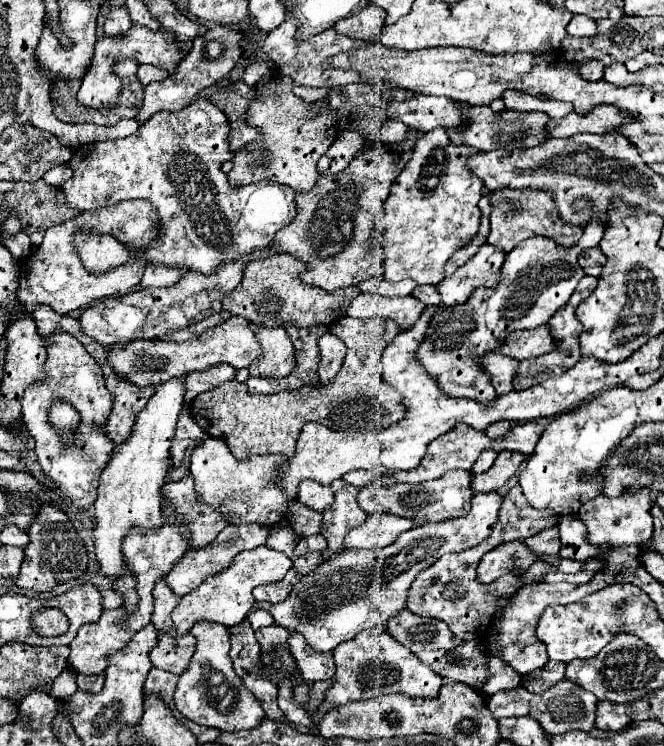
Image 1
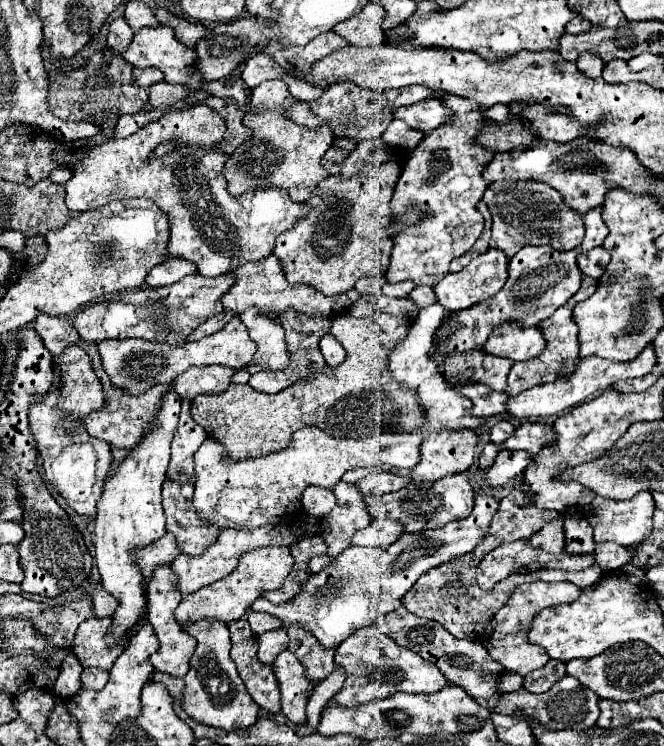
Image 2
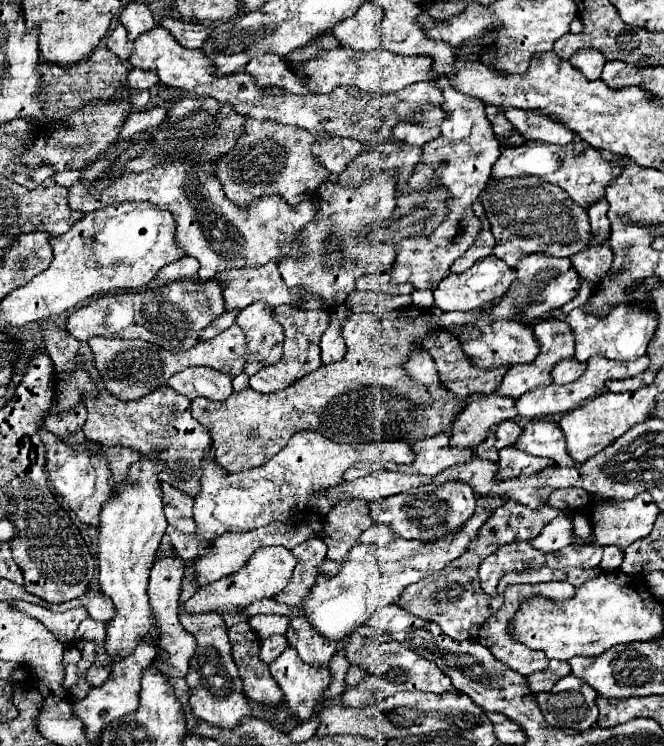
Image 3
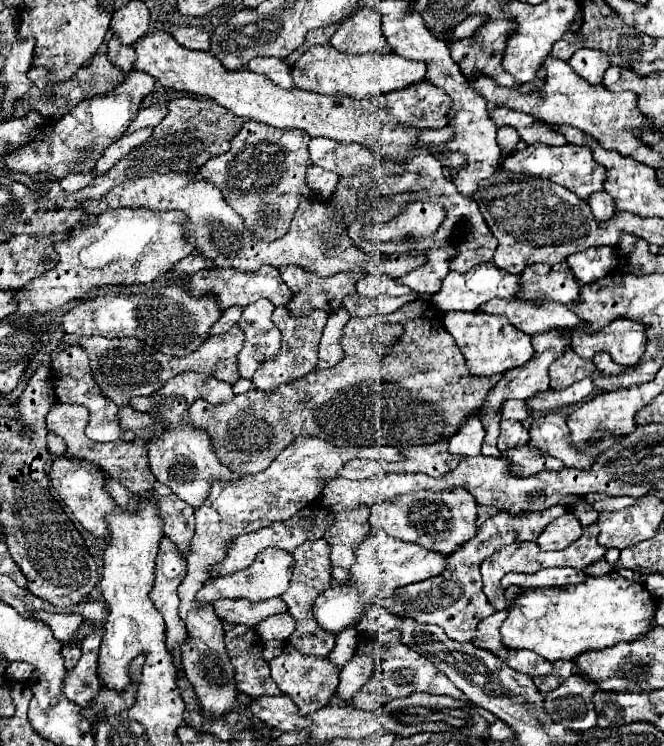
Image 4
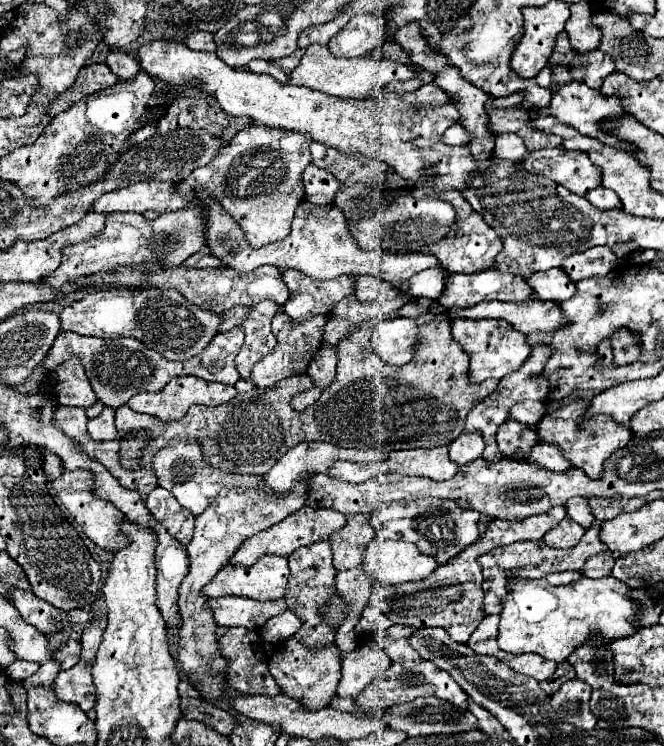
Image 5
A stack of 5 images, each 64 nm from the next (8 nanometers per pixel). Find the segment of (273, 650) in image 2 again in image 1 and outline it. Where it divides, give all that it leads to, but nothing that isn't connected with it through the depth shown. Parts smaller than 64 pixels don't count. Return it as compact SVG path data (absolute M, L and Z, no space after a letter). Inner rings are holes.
M276 624L256 632L256 638L258 638L258 644L260 644L262 652L268 652L272 648L280 648L280 646L288 644L288 636L290 636L290 632L282 626L276 626Z

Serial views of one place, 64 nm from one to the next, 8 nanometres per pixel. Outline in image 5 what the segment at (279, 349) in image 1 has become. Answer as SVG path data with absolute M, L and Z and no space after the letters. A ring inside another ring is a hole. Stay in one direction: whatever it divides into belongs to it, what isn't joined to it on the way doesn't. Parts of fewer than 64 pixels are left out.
M264 300L260 304L254 304L248 320L244 320L242 328L246 332L246 342L234 360L240 378L250 378L252 366L276 346L276 336L270 330L270 322L278 310L278 304Z

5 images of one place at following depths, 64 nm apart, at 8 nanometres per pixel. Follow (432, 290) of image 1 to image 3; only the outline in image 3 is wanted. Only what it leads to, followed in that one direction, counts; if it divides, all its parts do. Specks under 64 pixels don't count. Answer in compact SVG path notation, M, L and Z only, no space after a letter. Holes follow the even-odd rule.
M414 290L412 292L412 304L420 306L420 308L430 308L434 304L432 292L430 290Z

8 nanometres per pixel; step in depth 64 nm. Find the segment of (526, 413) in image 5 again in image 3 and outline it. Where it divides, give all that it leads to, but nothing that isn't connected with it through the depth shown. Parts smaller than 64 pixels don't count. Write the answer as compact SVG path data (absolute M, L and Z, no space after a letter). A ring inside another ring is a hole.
M490 394L484 400L476 400L476 396L472 396L468 408L458 416L458 424L452 426L450 446L460 450L476 450L494 424L512 420L516 416L518 410L514 398Z

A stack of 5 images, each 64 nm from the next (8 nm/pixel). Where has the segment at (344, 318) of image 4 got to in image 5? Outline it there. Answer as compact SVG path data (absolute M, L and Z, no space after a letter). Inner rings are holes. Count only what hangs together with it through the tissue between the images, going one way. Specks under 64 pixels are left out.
M322 346L308 366L308 376L318 388L328 388L336 376L336 350Z

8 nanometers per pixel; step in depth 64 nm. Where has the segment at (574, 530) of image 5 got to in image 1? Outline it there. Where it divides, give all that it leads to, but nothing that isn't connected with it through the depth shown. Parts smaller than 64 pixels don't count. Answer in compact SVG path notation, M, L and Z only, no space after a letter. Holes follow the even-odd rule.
M548 528L544 532L538 532L536 536L524 540L524 544L528 544L528 548L532 548L538 556L542 554L558 554L560 552L560 532L558 528Z

